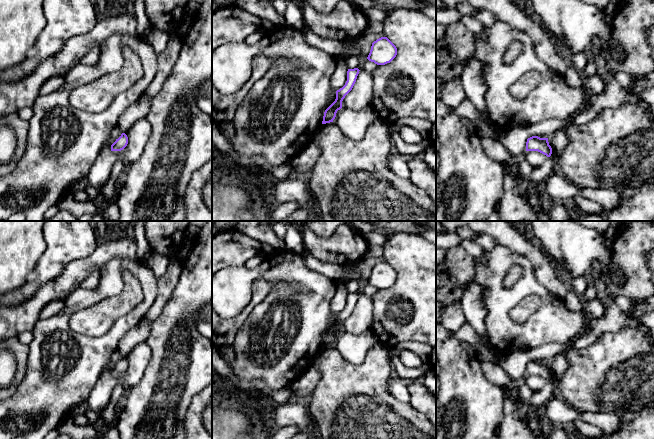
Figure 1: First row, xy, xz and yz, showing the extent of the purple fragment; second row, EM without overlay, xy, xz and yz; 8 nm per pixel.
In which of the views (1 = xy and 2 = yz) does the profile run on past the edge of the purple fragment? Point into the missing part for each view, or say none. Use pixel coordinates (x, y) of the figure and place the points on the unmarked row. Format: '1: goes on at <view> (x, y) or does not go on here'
1: does not go on here
2: does not go on here

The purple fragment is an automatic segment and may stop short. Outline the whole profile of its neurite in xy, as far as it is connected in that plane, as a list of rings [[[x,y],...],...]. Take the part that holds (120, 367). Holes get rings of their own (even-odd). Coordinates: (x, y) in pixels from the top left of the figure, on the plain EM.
[[[122,357],[121,360],[111,369],[111,375],[121,375],[127,370],[127,368],[128,361],[125,357]]]

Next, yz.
[[[532,360],[527,363],[526,375],[538,375],[547,381],[552,378],[552,372],[549,369],[548,362],[540,362],[538,360]]]

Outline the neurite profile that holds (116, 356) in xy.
[[[116,350],[112,356],[109,365],[106,368],[106,374],[111,375],[111,369],[121,360],[122,356],[118,350]]]

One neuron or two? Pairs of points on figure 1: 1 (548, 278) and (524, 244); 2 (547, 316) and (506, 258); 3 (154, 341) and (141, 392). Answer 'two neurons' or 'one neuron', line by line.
1: one neuron
2: one neuron
3: one neuron

